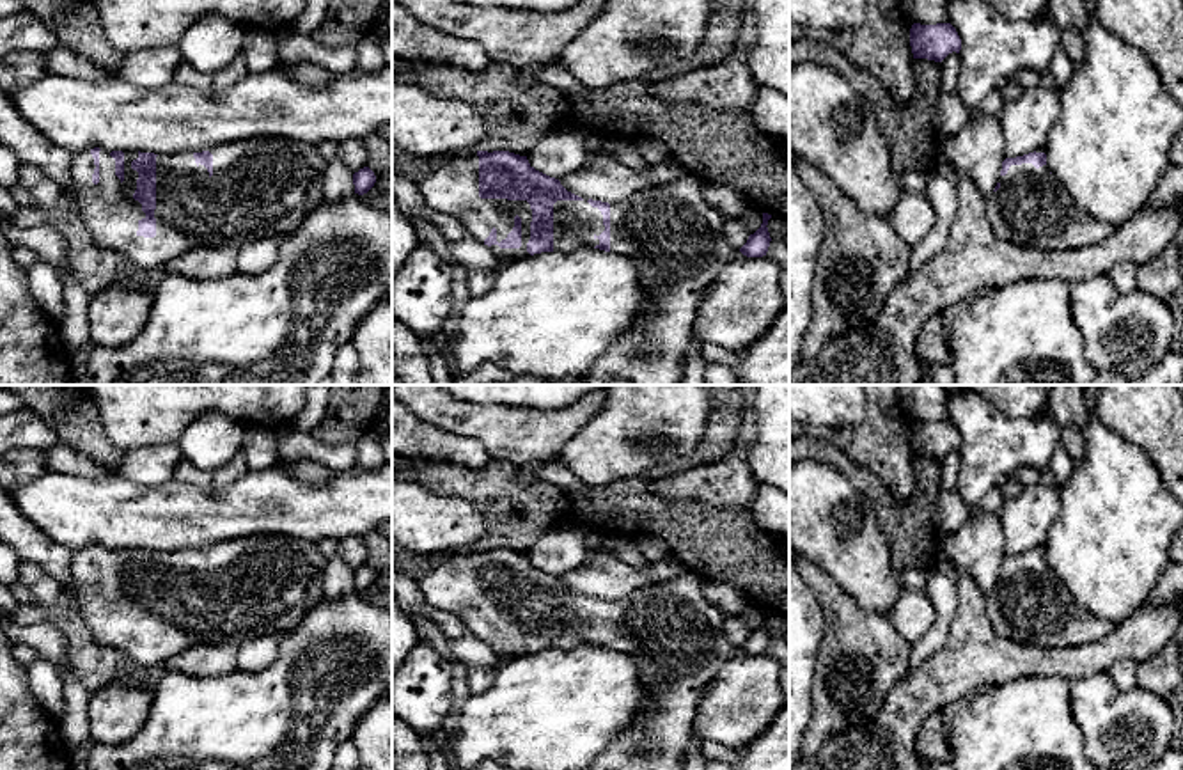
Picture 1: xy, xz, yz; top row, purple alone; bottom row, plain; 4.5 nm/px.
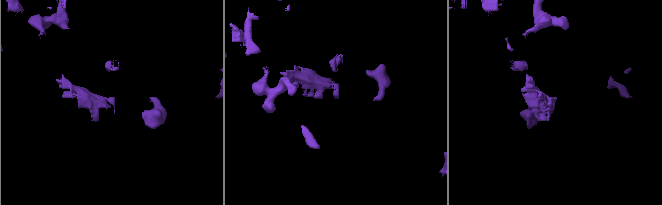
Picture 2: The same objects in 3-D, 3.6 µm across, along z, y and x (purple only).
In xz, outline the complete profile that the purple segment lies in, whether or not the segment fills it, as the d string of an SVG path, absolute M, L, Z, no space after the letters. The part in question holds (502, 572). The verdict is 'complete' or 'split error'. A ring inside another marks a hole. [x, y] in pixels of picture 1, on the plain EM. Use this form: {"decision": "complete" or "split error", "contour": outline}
{"decision": "split error", "contour": "M472 548L445 555L419 587L433 610L456 616L497 653L525 656L594 644L637 660L646 688L642 713L589 770L685 770L701 692L736 651L724 633L725 616L706 600L692 571L608 601L568 589L559 577L536 568L527 554Z"}

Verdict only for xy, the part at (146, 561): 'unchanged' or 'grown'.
grown

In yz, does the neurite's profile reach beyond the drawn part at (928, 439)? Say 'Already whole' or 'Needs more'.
Already whole

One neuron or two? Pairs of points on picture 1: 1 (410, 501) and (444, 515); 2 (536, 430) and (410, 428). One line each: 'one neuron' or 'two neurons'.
1: one neuron
2: two neurons

